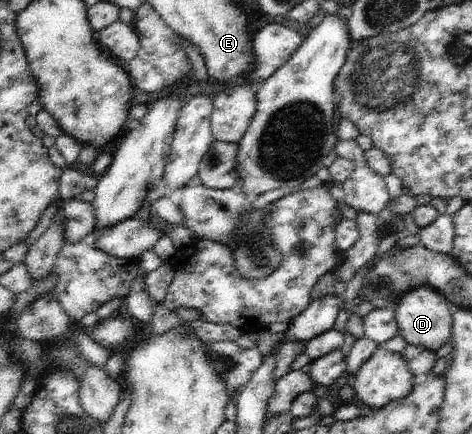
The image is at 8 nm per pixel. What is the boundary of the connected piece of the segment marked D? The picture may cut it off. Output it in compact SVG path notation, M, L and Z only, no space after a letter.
M425 283L423 286L409 290L399 298L394 310L399 336L402 336L408 345L420 346L425 350L436 352L441 346L450 343L453 333L453 314L456 308L438 288L435 289Z

